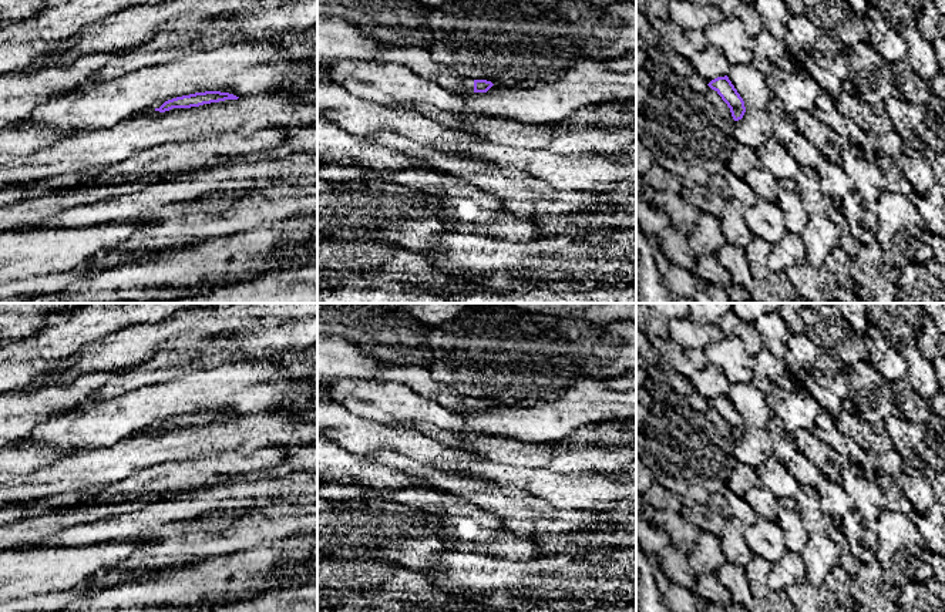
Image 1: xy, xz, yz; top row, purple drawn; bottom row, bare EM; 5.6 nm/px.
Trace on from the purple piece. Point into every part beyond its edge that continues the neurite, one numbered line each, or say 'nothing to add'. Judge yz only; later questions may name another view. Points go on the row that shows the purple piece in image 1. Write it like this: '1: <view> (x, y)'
nothing to add

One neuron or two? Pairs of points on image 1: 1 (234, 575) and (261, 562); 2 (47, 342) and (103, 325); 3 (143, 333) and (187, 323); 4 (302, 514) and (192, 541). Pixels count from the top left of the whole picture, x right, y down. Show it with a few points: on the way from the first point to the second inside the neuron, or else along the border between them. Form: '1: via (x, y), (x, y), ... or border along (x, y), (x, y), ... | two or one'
1: via (241, 571), (254, 570) | one
2: via (61, 338), (67, 332), (88, 325) | one
3: via (154, 333), (161, 333), (175, 325) | one
4: via (275, 521), (232, 540), (219, 541) | one

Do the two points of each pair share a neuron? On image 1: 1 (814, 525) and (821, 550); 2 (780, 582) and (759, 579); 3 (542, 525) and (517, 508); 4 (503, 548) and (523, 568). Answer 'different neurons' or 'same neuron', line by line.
1: different neurons
2: different neurons
3: same neuron
4: different neurons

